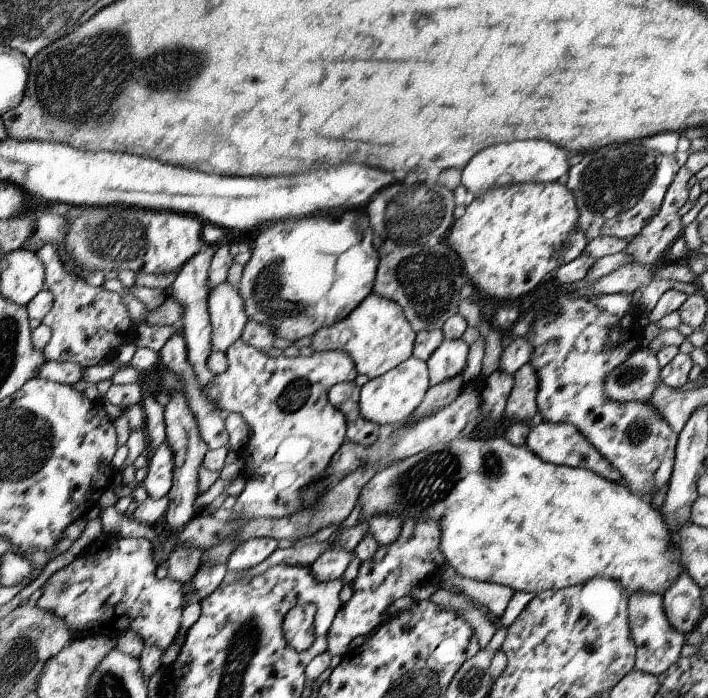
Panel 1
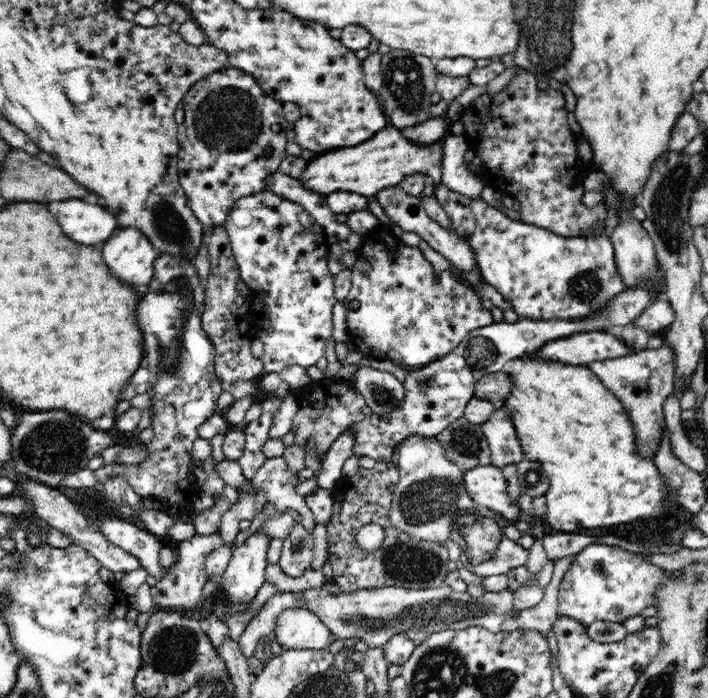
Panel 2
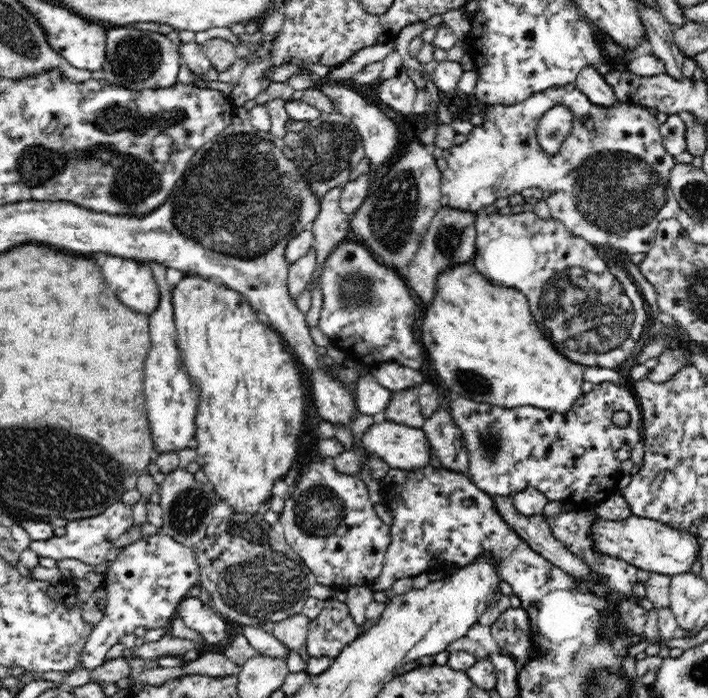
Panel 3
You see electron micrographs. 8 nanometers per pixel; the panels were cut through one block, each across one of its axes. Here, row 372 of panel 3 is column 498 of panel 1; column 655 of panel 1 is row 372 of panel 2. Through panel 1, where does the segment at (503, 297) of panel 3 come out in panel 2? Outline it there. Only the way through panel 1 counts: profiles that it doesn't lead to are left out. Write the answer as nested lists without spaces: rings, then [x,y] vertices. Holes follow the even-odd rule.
[[[528,355],[512,359],[506,364],[505,370],[512,381],[511,391],[508,398],[506,398],[505,406],[514,424],[517,438],[524,452],[524,458],[528,461],[539,463],[544,472],[546,472],[546,476],[549,477],[550,488],[544,494],[547,510],[542,518],[546,519],[546,522],[555,531],[559,531],[559,533],[577,533],[582,528],[600,528],[603,526],[612,526],[612,524],[630,522],[630,520],[636,520],[636,518],[655,518],[667,514],[674,500],[669,492],[665,490],[662,475],[660,475],[653,460],[642,458],[639,455],[638,447],[636,447],[636,437],[634,437],[634,425],[632,425],[626,409],[624,409],[623,404],[620,403],[616,395],[602,384],[602,381],[592,370],[584,365],[546,361],[546,359],[528,357]]]

